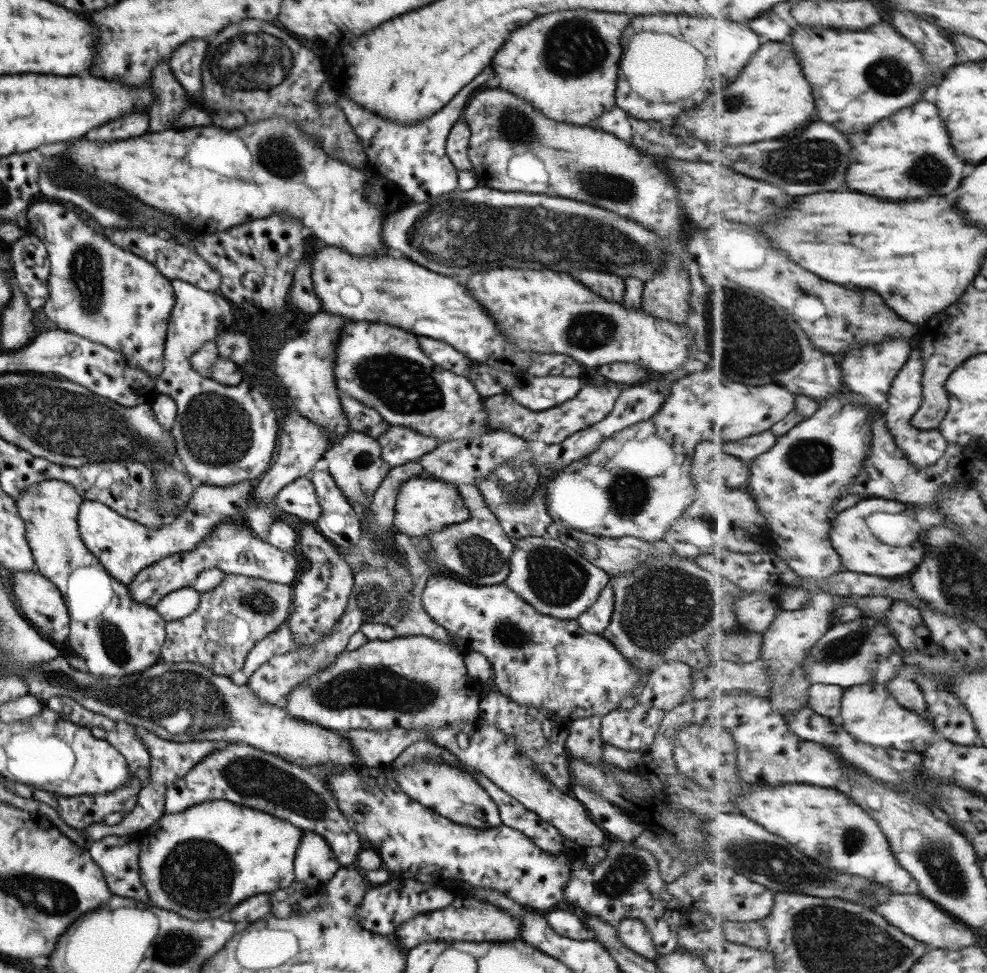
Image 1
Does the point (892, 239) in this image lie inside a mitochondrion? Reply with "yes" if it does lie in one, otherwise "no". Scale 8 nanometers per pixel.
no

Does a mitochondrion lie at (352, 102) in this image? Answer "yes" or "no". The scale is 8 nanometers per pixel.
no

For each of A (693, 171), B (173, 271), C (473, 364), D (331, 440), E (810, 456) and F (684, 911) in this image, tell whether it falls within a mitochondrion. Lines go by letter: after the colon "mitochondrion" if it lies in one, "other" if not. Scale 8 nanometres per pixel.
A: other
B: other
C: other
D: other
E: mitochondrion
F: other

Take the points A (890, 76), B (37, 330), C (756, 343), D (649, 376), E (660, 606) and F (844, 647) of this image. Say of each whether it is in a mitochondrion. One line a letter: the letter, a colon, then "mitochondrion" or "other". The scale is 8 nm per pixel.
A: mitochondrion
B: other
C: mitochondrion
D: other
E: mitochondrion
F: mitochondrion

